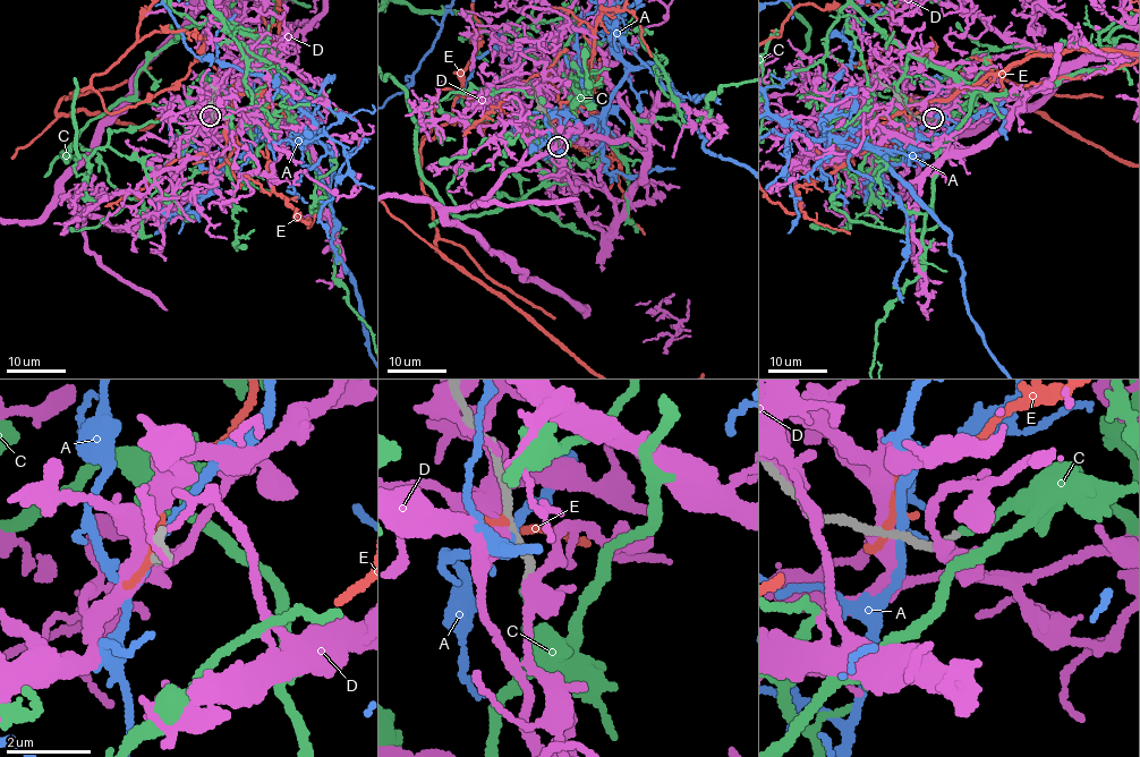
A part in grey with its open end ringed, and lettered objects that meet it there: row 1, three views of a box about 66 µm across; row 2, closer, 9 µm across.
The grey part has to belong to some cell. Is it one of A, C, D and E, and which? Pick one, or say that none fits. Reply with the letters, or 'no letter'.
C

